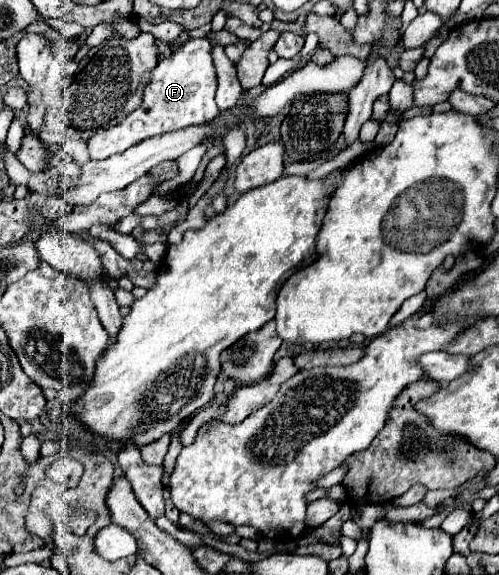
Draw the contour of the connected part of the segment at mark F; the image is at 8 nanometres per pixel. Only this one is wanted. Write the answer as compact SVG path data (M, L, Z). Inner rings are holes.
M192 39L170 57L158 61L148 85L144 87L142 105L132 111L120 125L103 125L94 137L88 139L90 159L106 159L112 153L122 153L130 145L144 141L166 131L184 129L188 125L202 125L218 117L220 109L214 101L216 95L216 71L212 63L212 47L208 39Z

